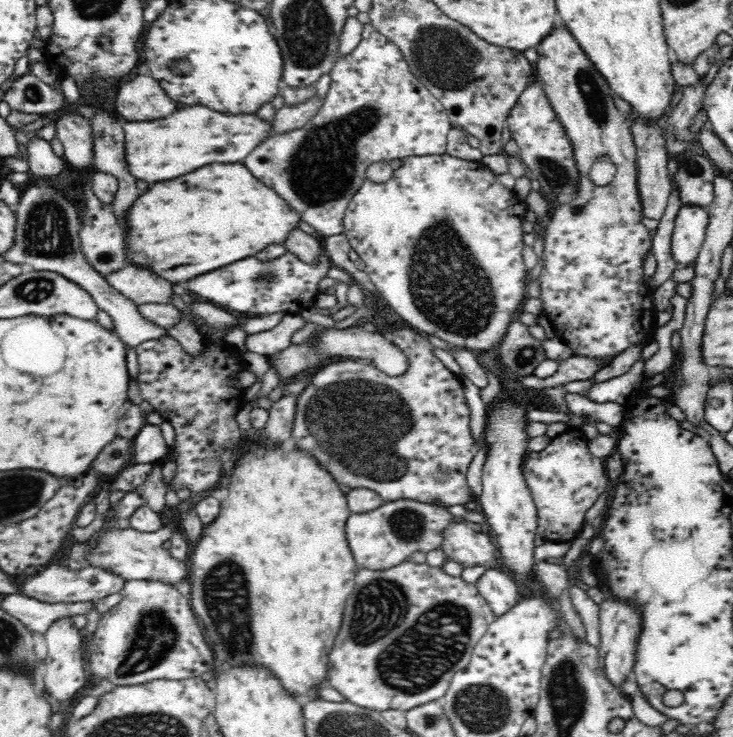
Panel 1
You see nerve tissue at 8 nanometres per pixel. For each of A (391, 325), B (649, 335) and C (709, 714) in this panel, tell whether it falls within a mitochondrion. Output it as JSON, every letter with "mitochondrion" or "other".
{"A":"other","B":"other","C":"other"}

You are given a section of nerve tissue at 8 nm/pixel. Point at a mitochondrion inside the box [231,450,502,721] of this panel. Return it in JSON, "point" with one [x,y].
{"point":[416,652]}

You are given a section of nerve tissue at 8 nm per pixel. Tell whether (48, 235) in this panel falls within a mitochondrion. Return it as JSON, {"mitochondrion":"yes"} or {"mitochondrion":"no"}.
{"mitochondrion":"yes"}

